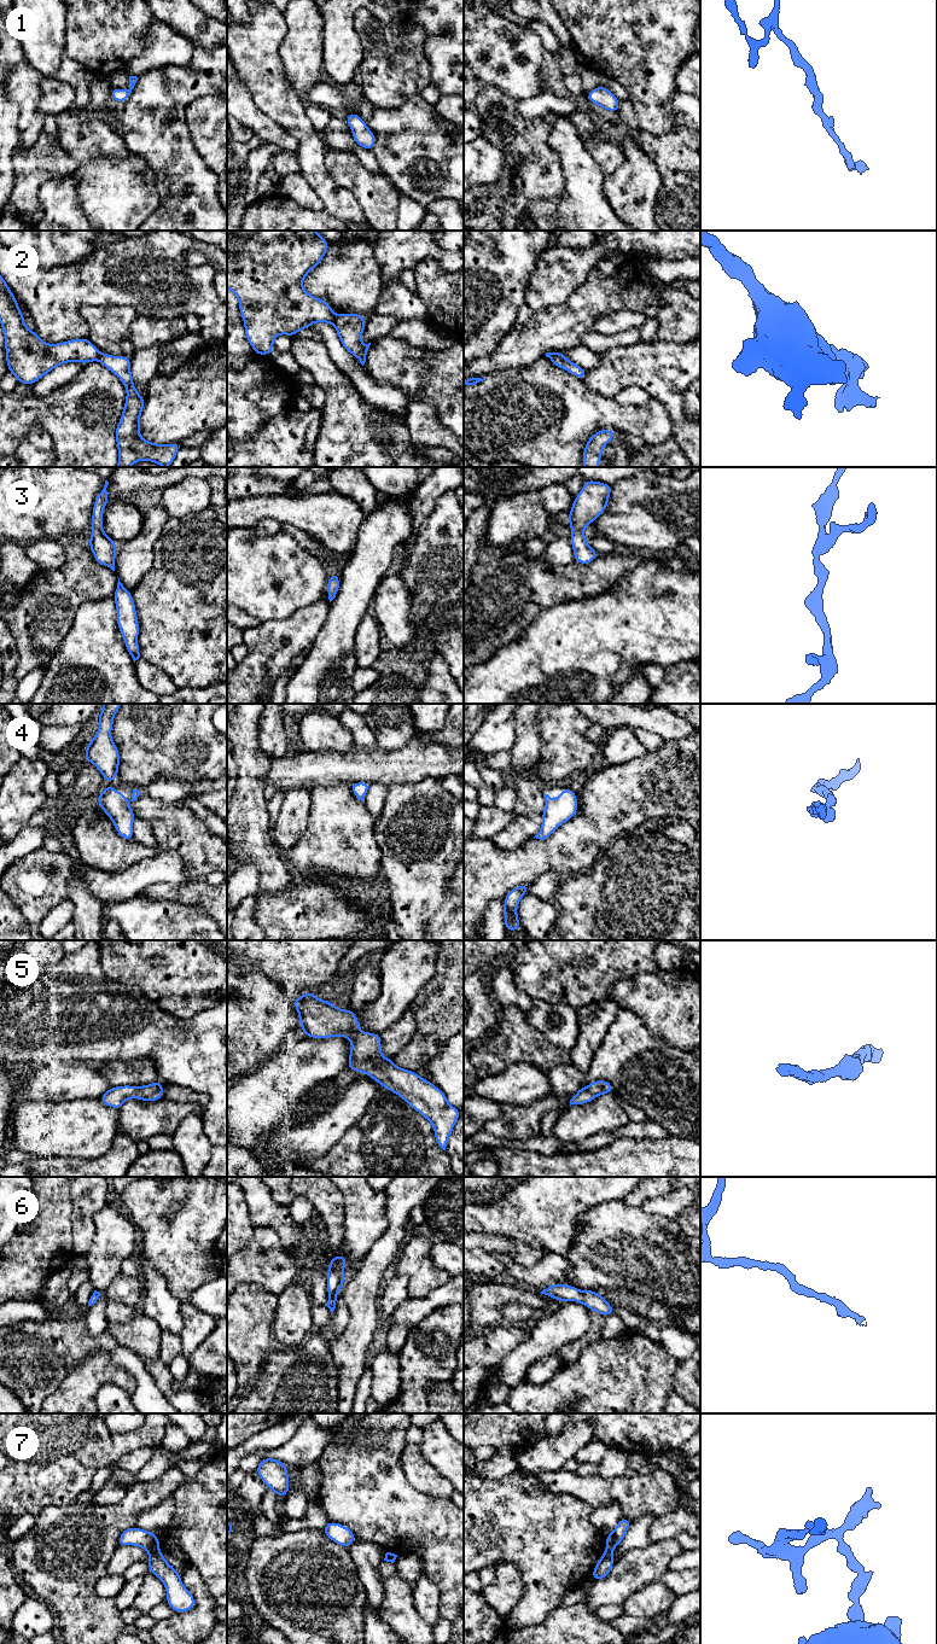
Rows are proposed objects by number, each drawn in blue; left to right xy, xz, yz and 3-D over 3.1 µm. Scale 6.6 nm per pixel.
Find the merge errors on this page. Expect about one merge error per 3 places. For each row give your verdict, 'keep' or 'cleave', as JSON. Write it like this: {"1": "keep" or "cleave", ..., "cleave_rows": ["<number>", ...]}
{"1": "keep", "2": "cleave", "3": "keep", "4": "keep", "5": "keep", "6": "keep", "7": "cleave", "cleave_rows": ["2", "7"]}

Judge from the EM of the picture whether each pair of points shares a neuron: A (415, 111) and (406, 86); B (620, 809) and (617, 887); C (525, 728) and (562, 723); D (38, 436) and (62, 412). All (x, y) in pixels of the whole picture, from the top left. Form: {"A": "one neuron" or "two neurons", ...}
{"A": "two neurons", "B": "two neurons", "C": "two neurons", "D": "two neurons"}

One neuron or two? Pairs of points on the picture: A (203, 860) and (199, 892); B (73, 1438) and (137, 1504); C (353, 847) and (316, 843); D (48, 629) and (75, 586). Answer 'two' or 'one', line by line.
A: two
B: two
C: one
D: one

